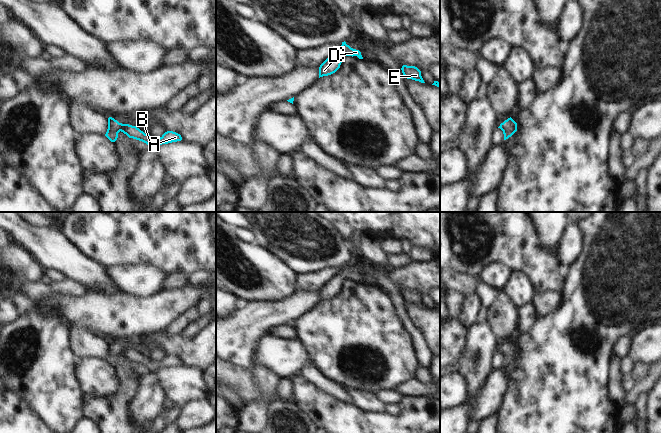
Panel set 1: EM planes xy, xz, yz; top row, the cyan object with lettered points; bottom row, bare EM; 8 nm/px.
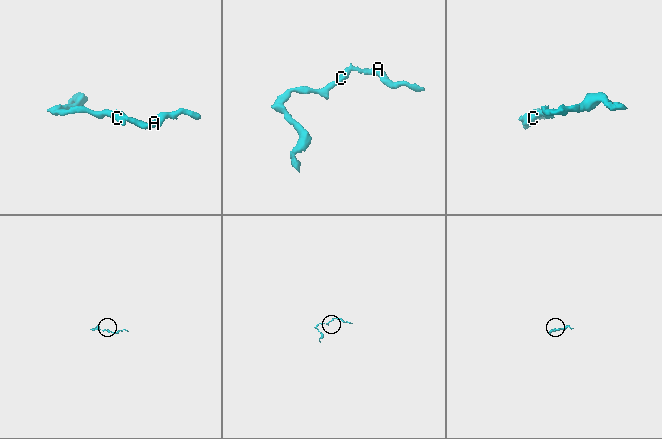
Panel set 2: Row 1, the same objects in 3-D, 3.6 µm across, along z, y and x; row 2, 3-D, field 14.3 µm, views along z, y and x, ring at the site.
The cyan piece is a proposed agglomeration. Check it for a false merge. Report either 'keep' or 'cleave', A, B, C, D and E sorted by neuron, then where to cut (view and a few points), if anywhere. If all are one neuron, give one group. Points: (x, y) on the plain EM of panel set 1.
keep; groups A B C D E; cut none

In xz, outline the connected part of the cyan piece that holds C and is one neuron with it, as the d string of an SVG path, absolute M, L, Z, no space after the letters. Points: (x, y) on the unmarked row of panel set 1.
M342 266L339 273L336 273L319 291L319 302L335 297L339 292L345 280L357 280L363 283L359 274L351 272L346 266Z

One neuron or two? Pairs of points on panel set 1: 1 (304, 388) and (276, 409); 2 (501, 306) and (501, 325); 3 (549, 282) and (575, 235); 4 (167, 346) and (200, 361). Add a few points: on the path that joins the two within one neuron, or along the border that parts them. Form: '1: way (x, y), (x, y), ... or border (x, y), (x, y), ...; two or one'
1: border (293, 402), (309, 419); two
2: way (501, 311), (501, 320); one
3: border (556, 252), (558, 262), (564, 271); two
4: way (175, 346), (185, 348), (192, 353); one

